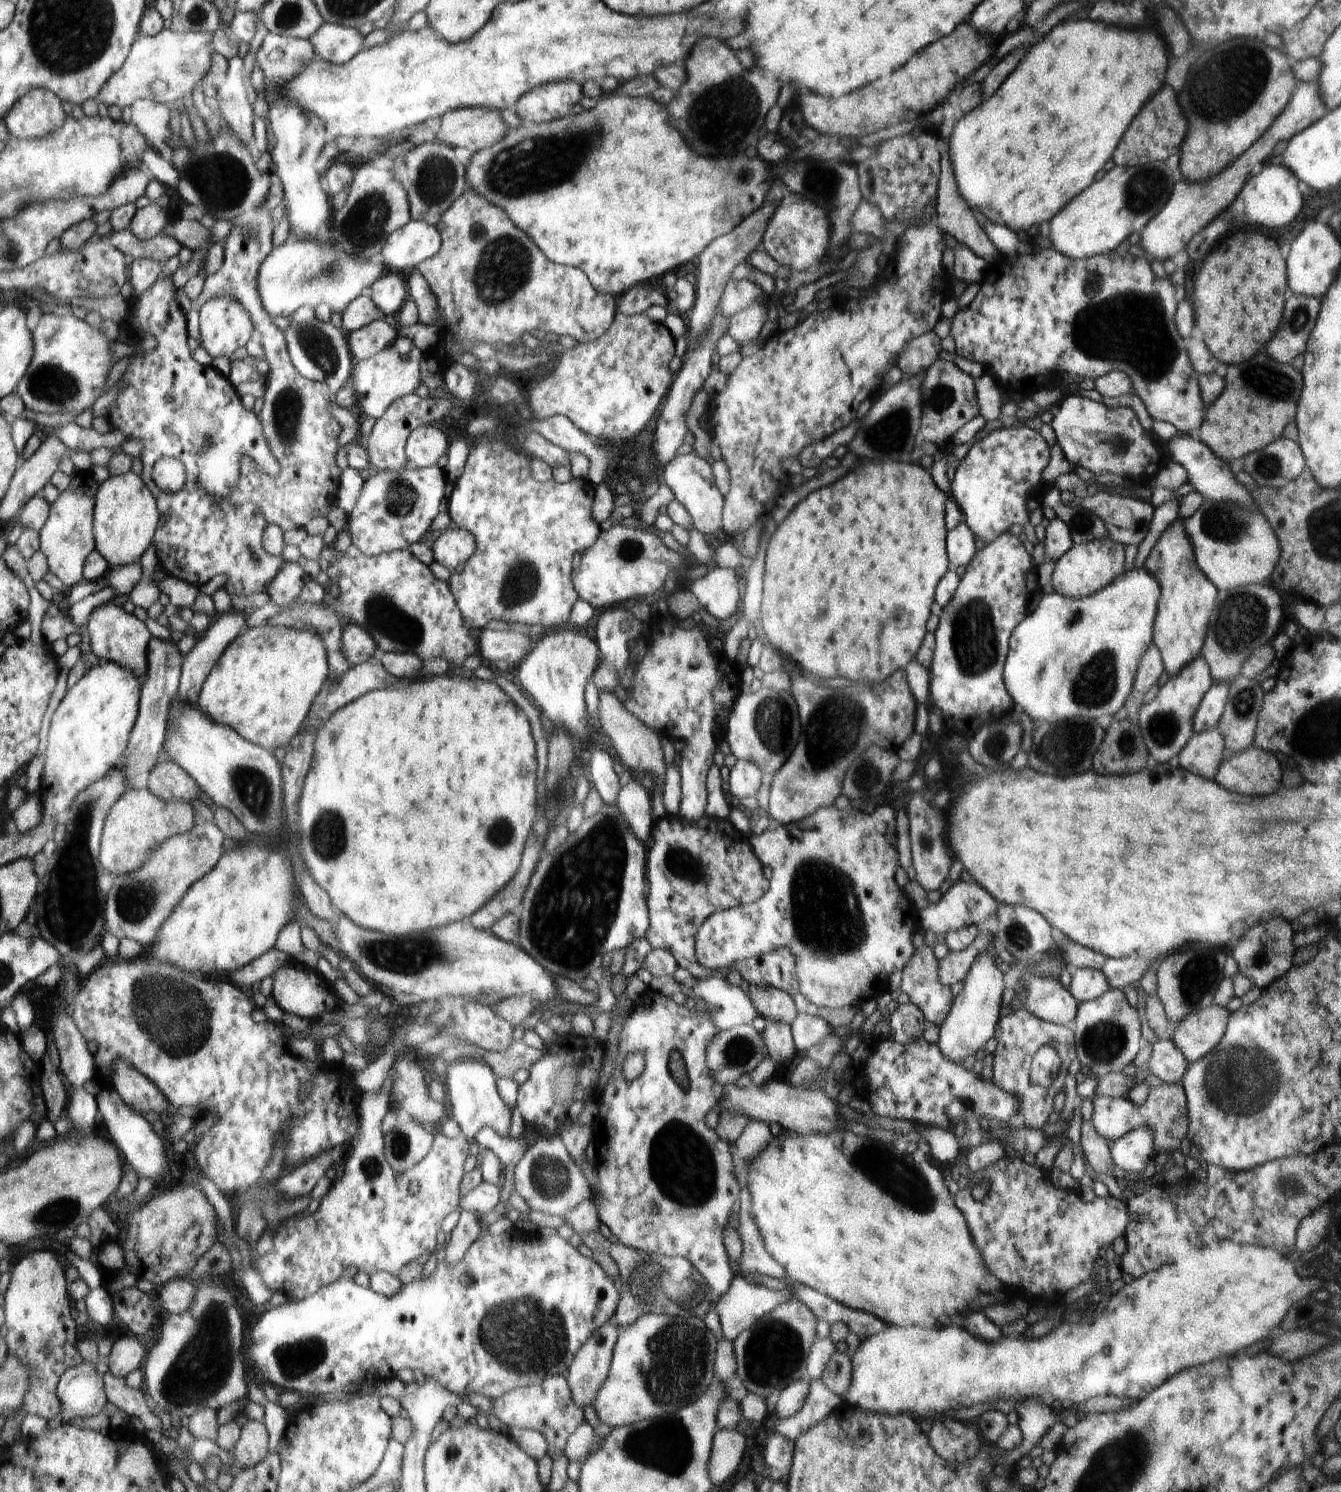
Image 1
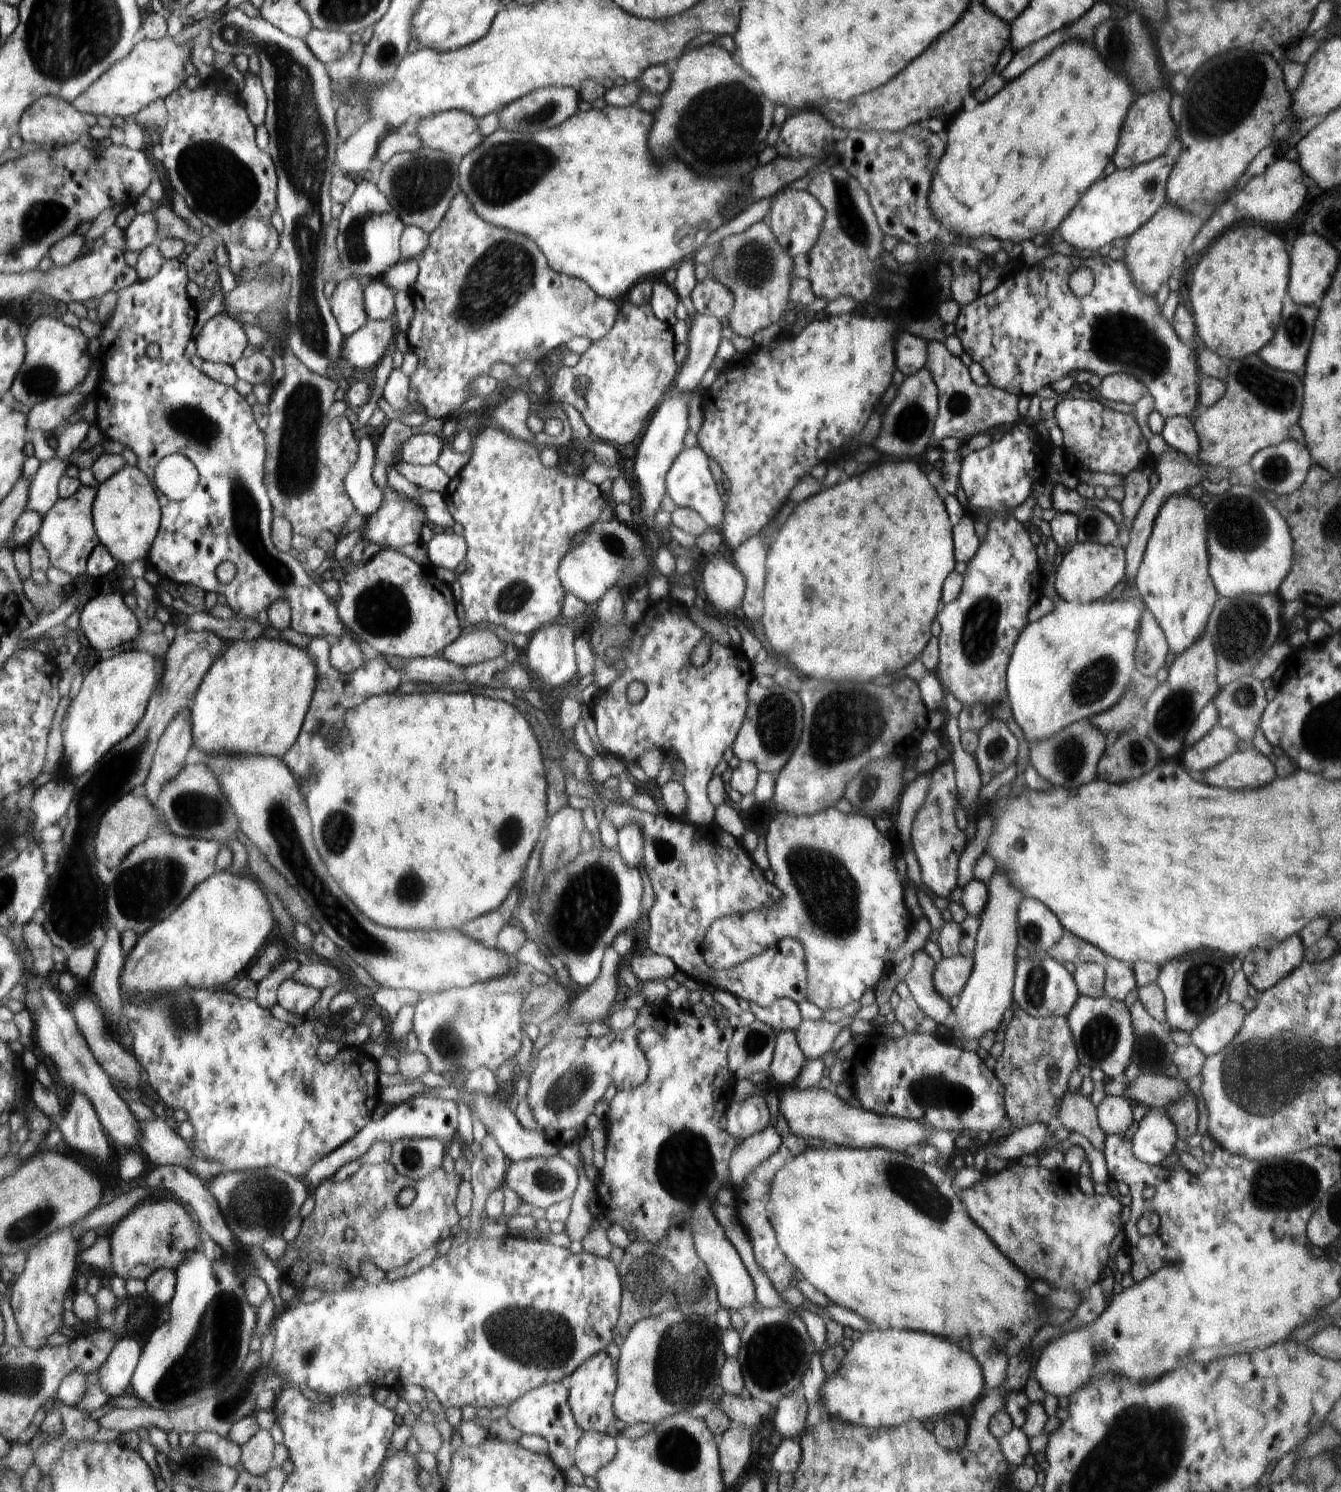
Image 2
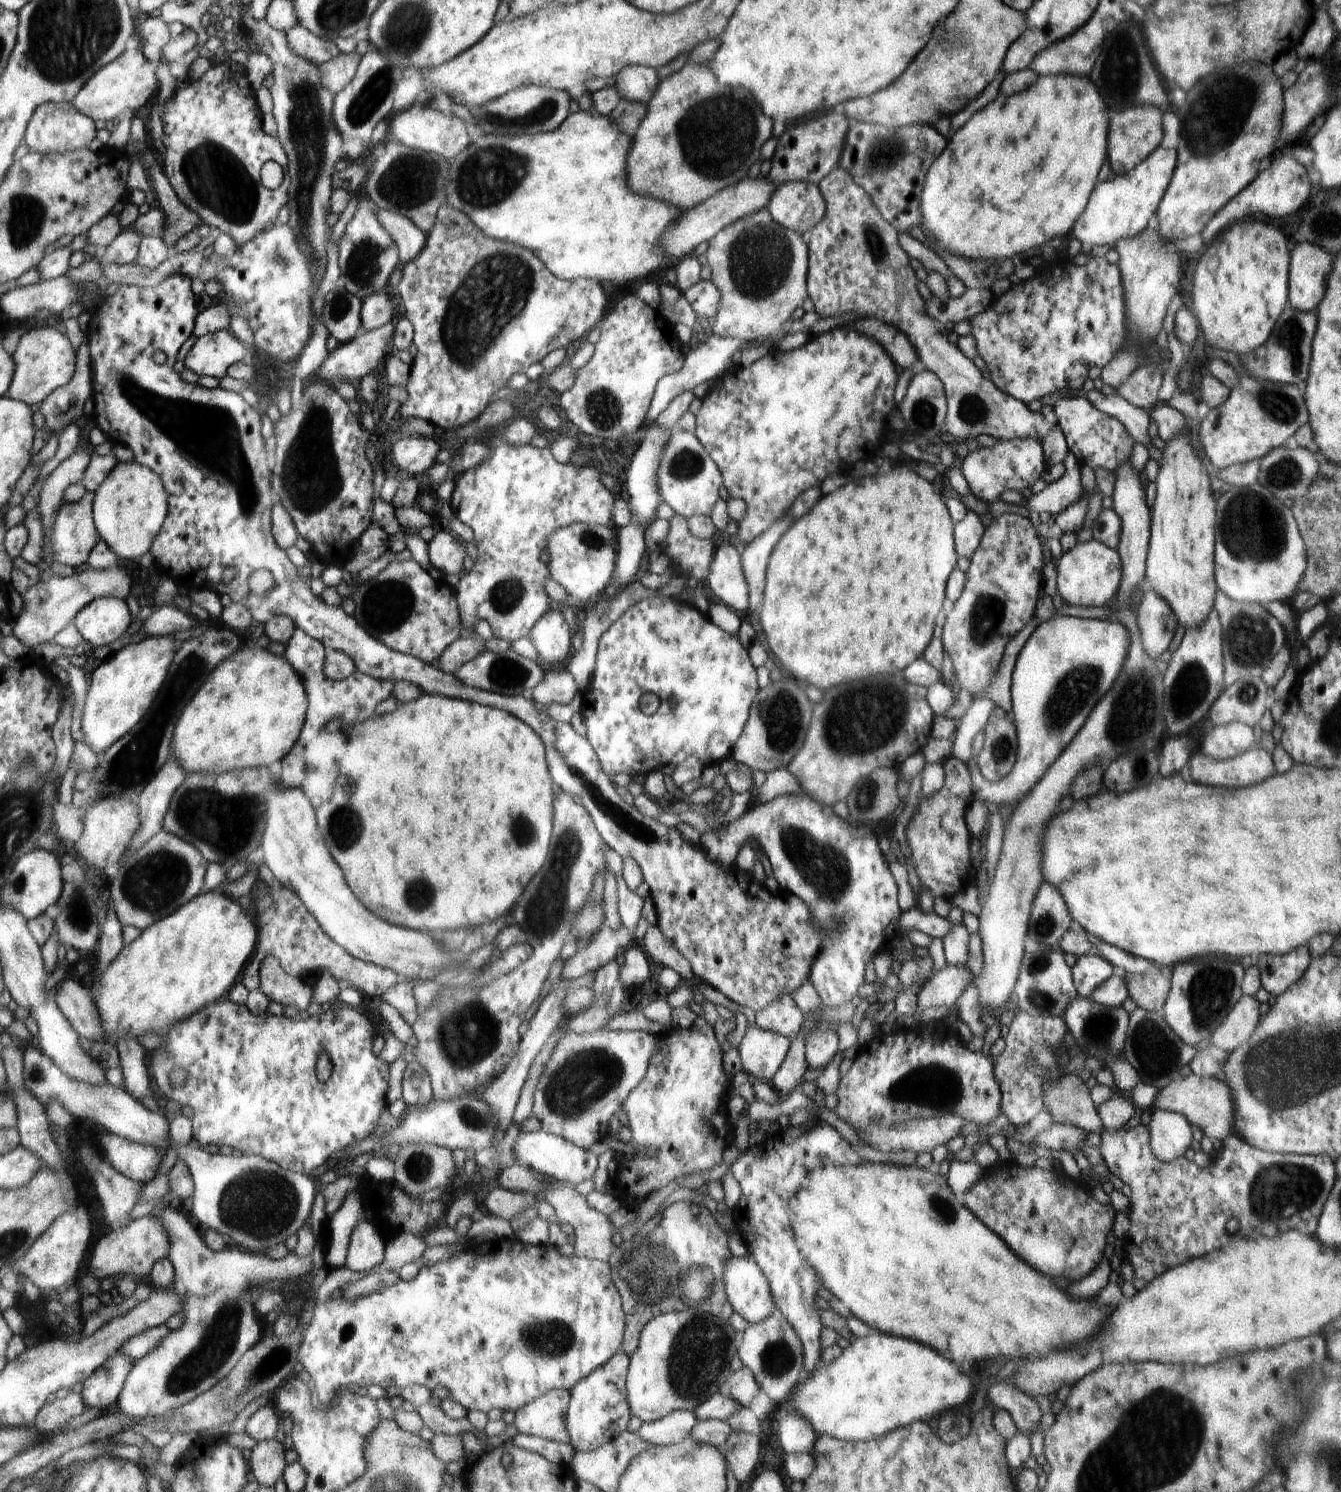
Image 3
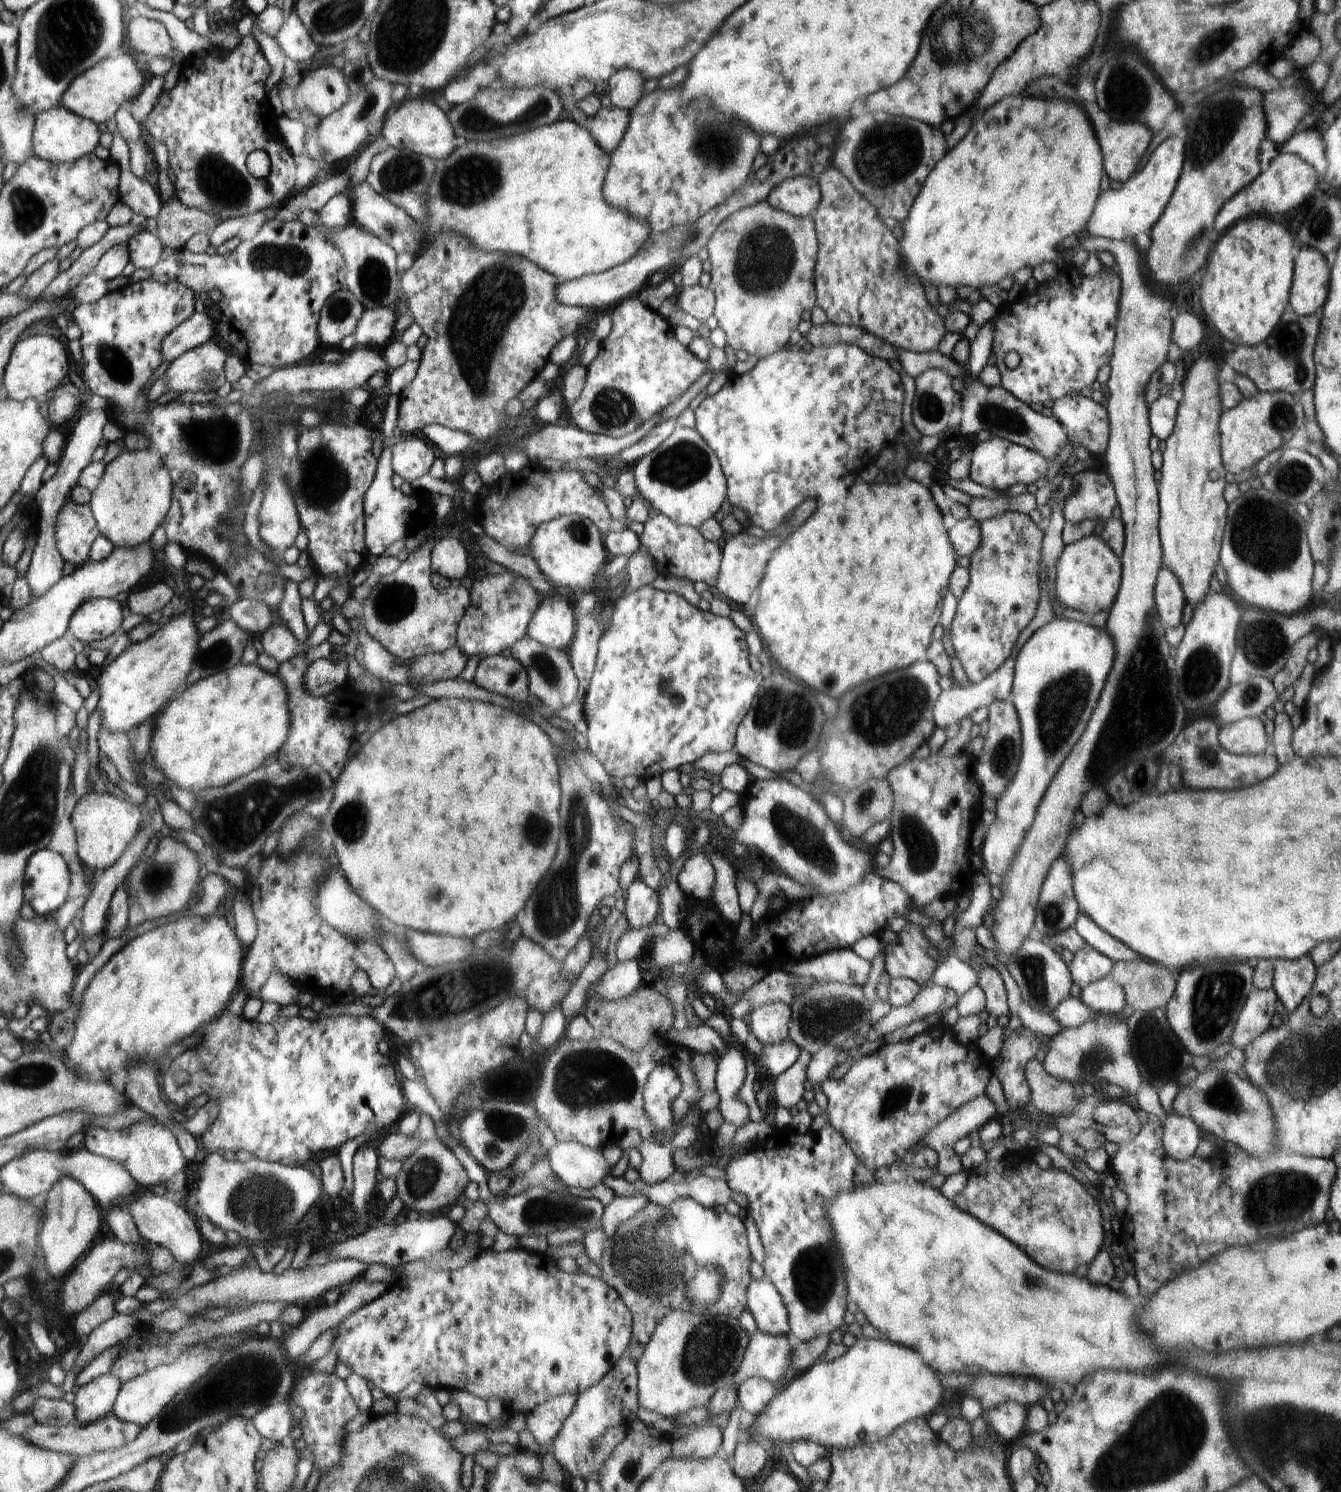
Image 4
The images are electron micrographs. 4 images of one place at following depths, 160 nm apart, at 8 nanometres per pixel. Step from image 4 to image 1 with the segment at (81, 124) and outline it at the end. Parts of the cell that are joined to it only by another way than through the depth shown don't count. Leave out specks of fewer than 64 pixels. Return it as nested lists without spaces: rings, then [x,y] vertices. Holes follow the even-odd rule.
[[[35,89],[24,94],[4,116],[9,135],[15,139],[31,140],[52,134],[64,125],[66,118],[61,102],[47,89]]]

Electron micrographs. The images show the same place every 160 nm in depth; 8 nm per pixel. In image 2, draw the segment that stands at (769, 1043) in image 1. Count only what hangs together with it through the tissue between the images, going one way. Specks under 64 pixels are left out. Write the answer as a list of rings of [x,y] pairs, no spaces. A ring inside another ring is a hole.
[[[795,1031],[776,1033],[771,1075],[786,1088],[792,1087],[805,1066],[806,1057],[799,1047]]]

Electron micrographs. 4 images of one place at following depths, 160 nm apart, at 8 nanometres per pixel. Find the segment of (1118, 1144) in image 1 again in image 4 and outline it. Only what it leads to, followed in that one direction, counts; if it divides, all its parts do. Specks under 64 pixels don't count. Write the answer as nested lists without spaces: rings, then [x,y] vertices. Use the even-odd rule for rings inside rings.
[[[1178,1114],[1168,1115],[1163,1125],[1163,1147],[1166,1153],[1177,1161],[1188,1160],[1200,1142],[1200,1128],[1195,1120]]]

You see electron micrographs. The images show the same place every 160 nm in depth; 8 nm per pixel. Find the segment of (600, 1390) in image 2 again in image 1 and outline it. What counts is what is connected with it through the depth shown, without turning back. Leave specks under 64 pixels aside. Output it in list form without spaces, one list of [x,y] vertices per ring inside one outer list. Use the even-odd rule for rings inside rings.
[[[614,1324],[600,1326],[575,1355],[565,1378],[579,1407],[594,1405],[596,1394],[607,1382],[612,1354],[617,1345],[616,1336],[619,1334],[616,1334]]]

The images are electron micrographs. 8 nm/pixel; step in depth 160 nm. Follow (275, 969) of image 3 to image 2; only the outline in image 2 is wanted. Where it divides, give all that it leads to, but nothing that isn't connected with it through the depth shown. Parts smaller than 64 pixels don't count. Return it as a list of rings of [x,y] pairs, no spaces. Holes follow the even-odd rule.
[[[292,977],[284,979],[277,990],[277,1004],[298,1017],[304,1016],[320,996],[320,990],[296,982]]]

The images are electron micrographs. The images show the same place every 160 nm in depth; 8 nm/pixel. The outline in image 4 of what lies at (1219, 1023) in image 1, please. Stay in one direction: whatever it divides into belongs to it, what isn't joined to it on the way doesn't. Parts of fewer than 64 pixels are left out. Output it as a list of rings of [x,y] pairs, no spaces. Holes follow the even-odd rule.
[[[1254,987],[1248,995],[1240,1014],[1230,1042],[1232,1046],[1243,1049],[1249,1042],[1270,1028],[1270,1020],[1275,1014],[1276,1001],[1279,998],[1275,990]]]

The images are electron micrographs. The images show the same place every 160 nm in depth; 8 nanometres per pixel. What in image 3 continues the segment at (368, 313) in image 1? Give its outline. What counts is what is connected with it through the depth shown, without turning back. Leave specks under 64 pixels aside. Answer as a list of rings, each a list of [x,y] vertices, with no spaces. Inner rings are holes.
[[[345,288],[327,294],[323,323],[339,343],[352,340],[361,331],[361,301]]]

